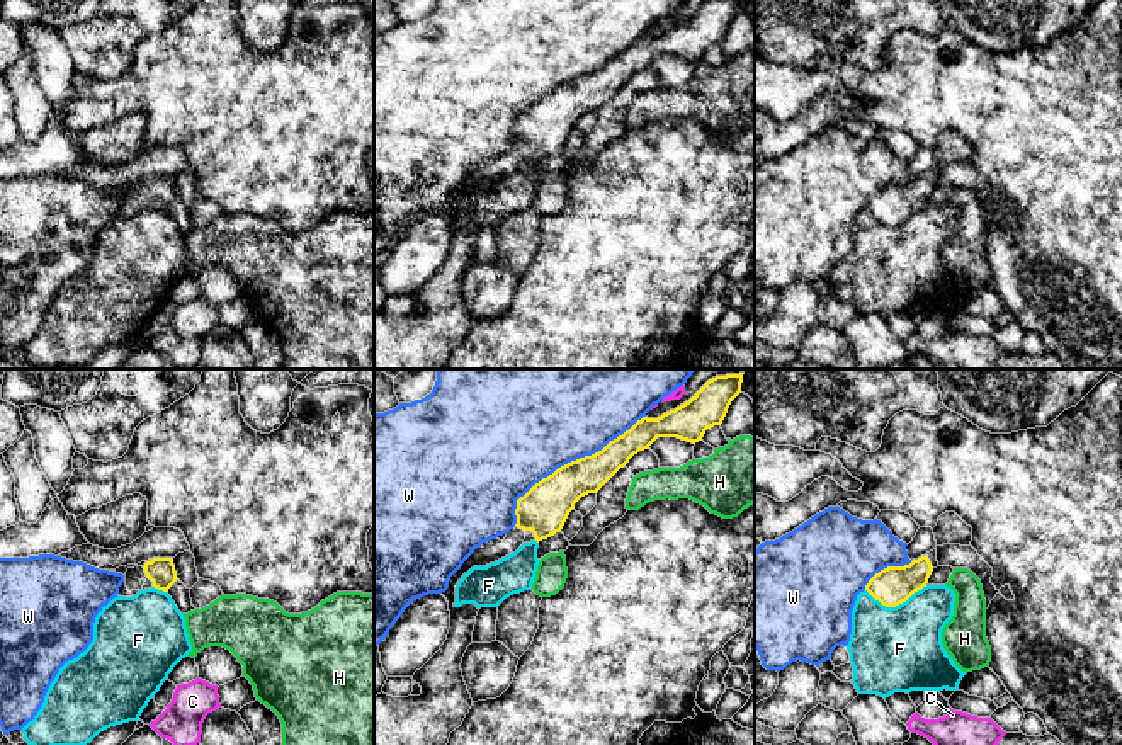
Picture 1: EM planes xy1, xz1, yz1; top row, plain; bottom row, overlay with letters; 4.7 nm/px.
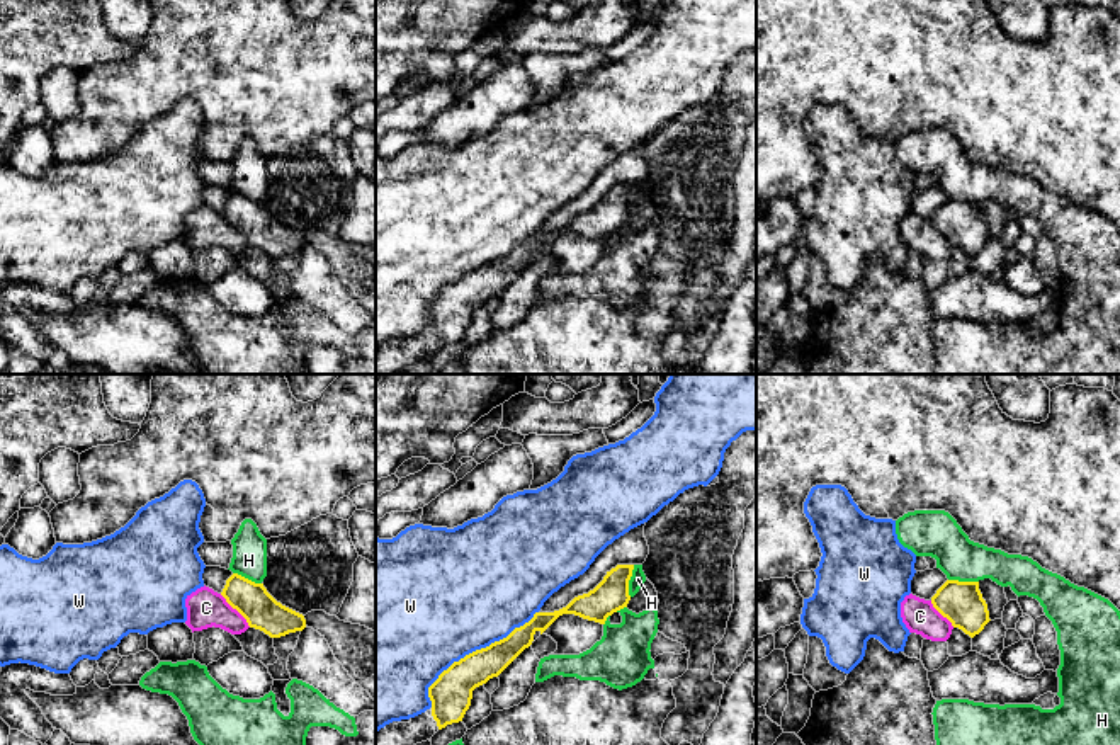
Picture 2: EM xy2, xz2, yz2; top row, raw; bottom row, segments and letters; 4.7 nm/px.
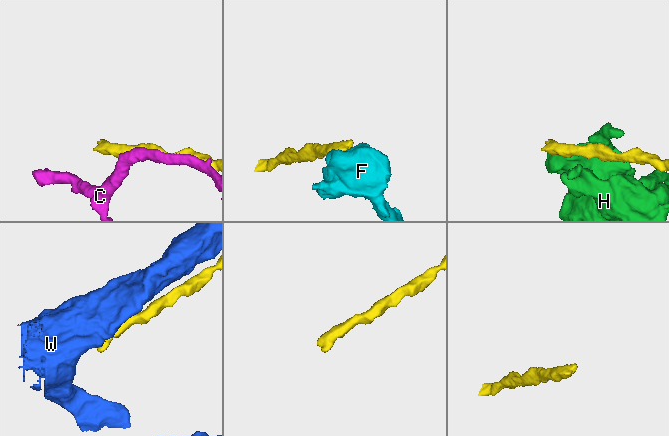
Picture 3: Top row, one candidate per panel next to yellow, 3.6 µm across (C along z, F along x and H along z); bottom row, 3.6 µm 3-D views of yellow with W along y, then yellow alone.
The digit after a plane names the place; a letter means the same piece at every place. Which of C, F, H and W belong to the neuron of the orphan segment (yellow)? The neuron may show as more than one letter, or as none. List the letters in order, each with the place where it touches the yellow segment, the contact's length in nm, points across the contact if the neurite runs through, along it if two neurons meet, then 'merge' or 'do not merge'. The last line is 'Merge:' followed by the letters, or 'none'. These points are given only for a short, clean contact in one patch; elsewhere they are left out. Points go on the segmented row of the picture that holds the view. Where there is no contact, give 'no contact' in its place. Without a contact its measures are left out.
C: meets yellow in xy2 at (237, 609); contact 220 nm long; do not merge
F: meets yellow in yz1 at (896, 604); contact 300 nm long; do not merge
H: meets yellow in xz2 at (629, 579); contact 150 nm long; border along xz2 (634, 565), (629, 596); do not merge
W: meets yellow in xz1 at (568, 463); contact 800 nm long; do not merge
Merge: none

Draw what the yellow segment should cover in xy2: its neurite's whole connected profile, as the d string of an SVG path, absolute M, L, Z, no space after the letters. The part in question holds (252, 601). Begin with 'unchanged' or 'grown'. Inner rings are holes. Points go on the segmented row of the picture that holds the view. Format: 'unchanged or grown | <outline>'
unchanged | M238 573L226 580L221 595L246 619L250 628L260 629L270 638L280 638L306 628L303 614L277 602L263 583L255 583Z

